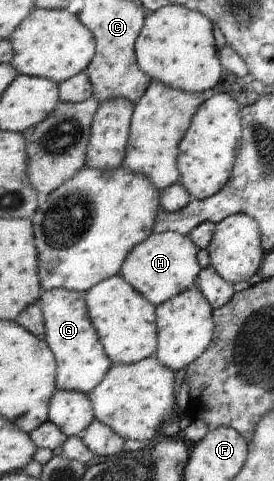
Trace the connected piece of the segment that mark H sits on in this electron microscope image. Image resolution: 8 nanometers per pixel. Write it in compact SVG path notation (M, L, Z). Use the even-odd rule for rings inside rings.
M174 231L154 232L128 254L120 275L158 306L196 284L196 278L203 270L198 264L198 250L189 236Z

